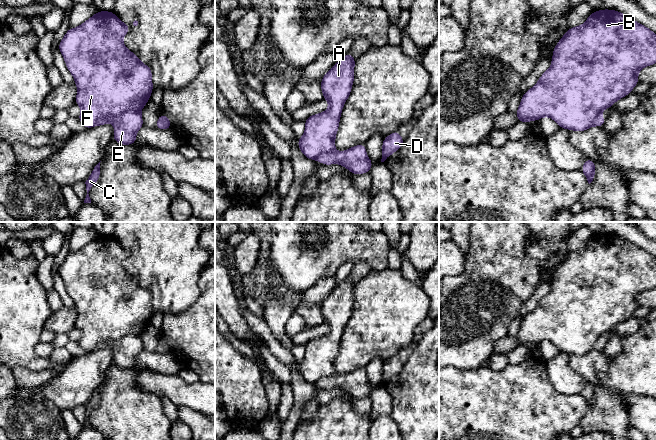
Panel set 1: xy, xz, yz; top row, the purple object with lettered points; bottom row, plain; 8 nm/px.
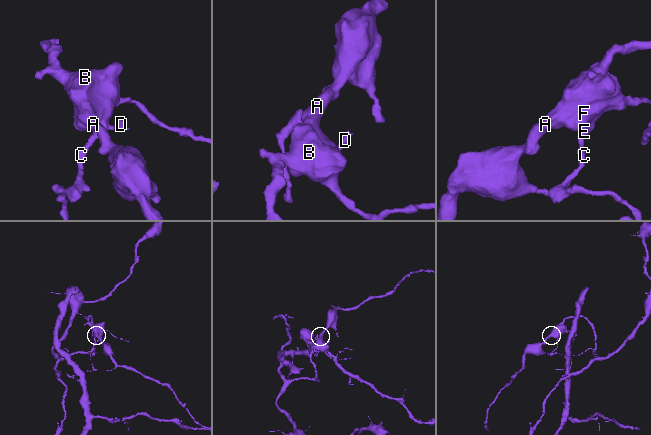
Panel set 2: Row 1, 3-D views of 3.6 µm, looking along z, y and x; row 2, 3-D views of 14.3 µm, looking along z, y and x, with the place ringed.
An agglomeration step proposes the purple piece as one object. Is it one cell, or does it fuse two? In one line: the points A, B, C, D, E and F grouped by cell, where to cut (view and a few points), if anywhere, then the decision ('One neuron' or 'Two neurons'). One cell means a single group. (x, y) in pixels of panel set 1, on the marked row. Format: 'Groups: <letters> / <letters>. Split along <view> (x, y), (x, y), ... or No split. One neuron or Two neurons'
Groups: A B F / C D E. Split along xy (139, 111), (124, 111), (114, 116), (103, 117), (96, 124). Two neurons

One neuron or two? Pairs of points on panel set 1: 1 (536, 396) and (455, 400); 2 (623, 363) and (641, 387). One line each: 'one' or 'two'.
1: one
2: one

